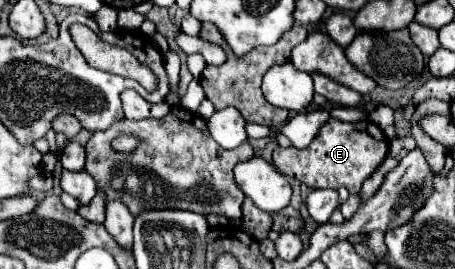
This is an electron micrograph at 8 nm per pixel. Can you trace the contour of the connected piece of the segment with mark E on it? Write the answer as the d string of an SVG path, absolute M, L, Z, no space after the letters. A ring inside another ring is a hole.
M330 118L318 130L316 138L302 150L298 148L276 148L272 154L274 166L278 172L300 180L310 188L332 188L338 190L346 186L352 194L360 192L362 182L382 164L388 154L388 142L384 132L372 122L360 122L360 130L356 124L346 124L336 118Z

